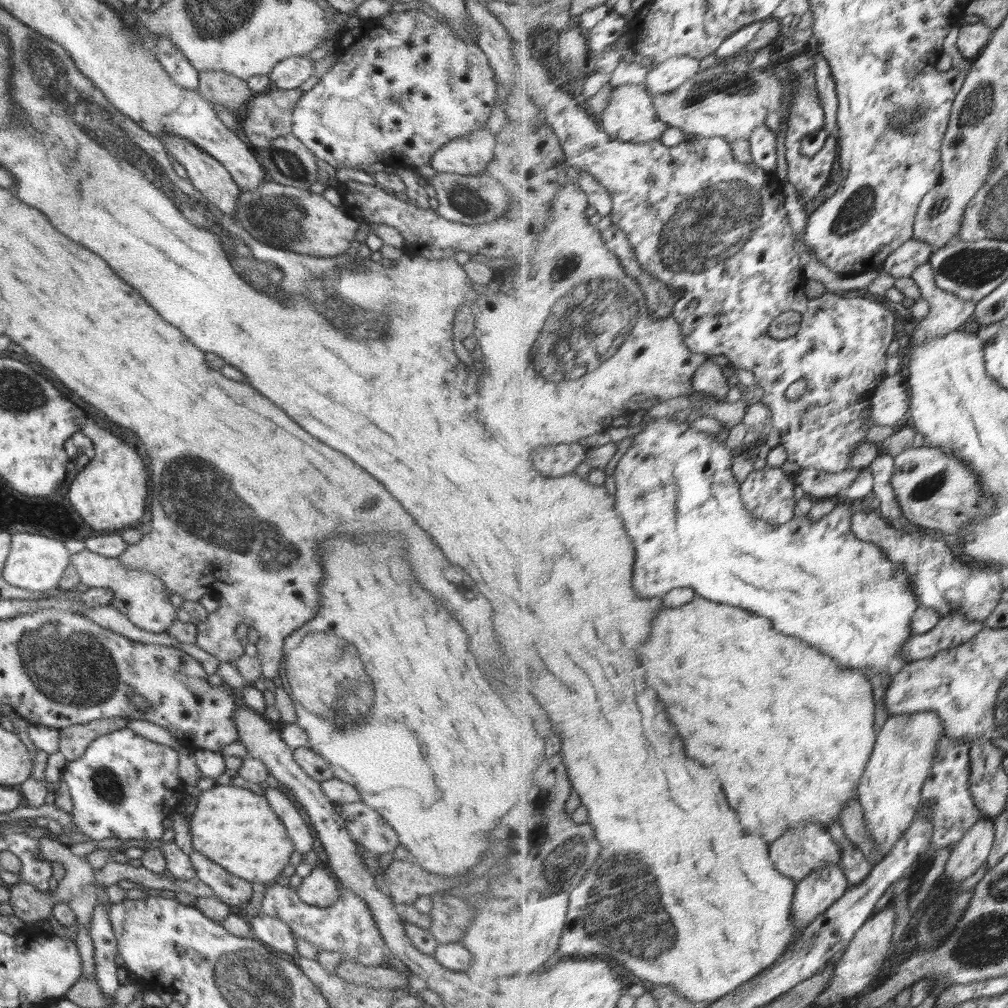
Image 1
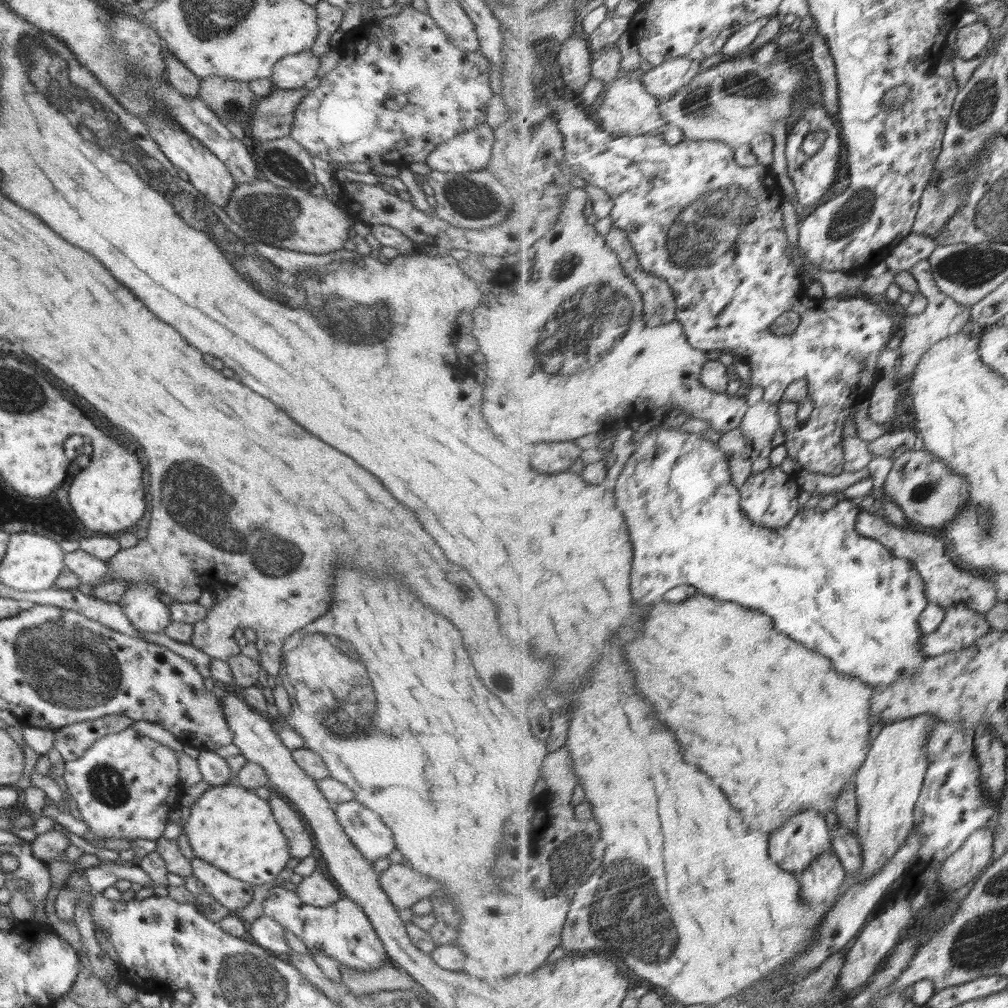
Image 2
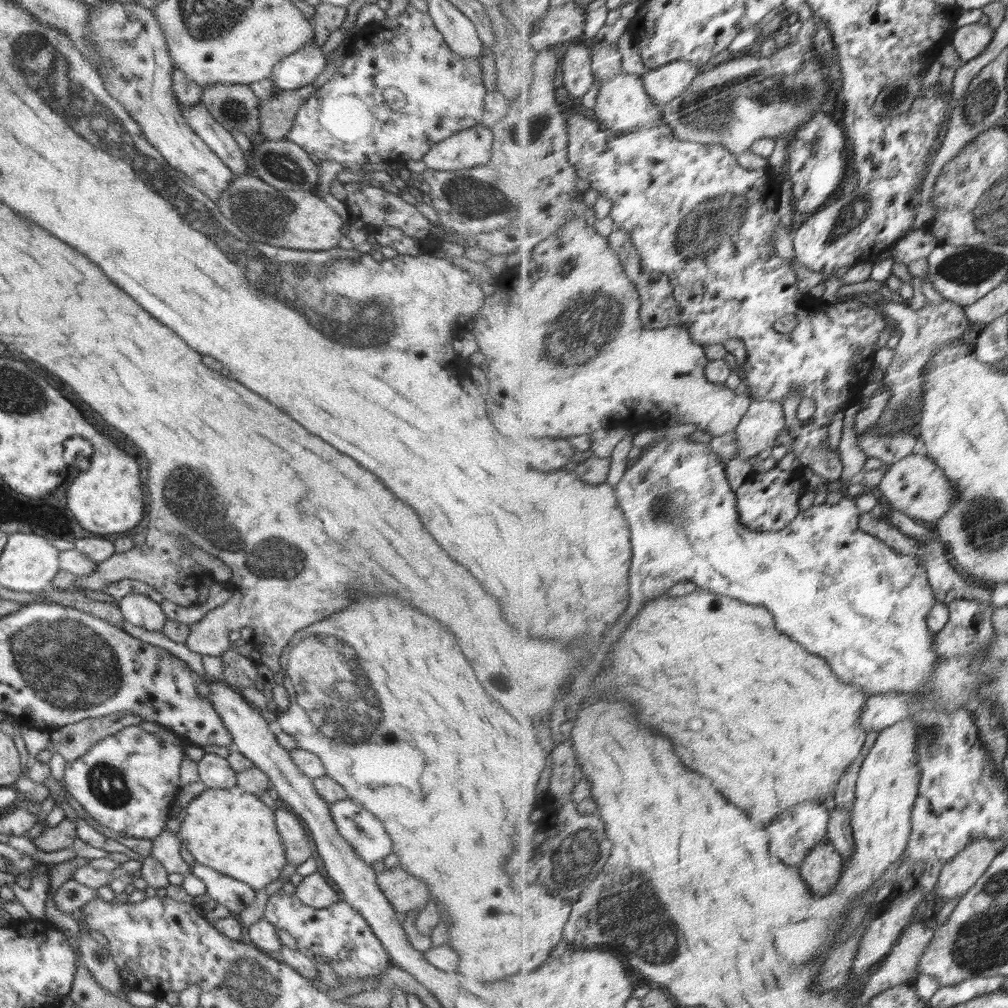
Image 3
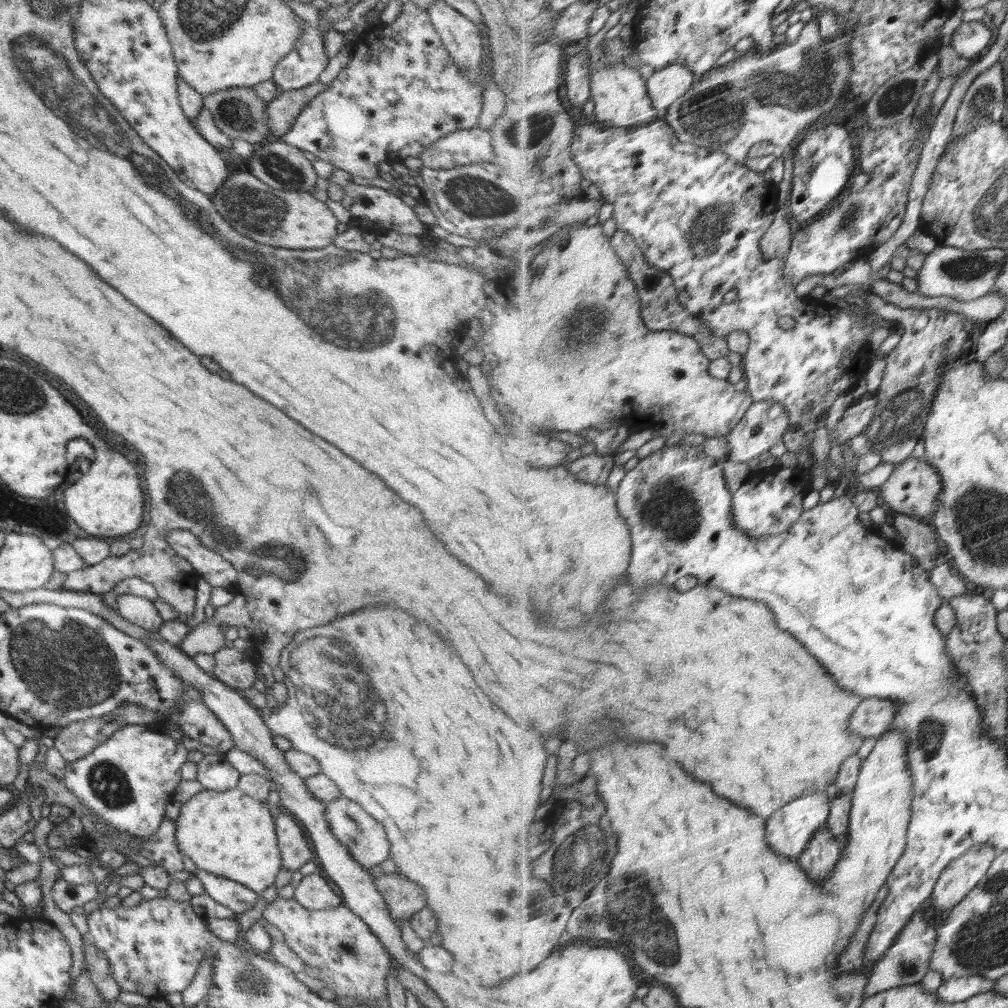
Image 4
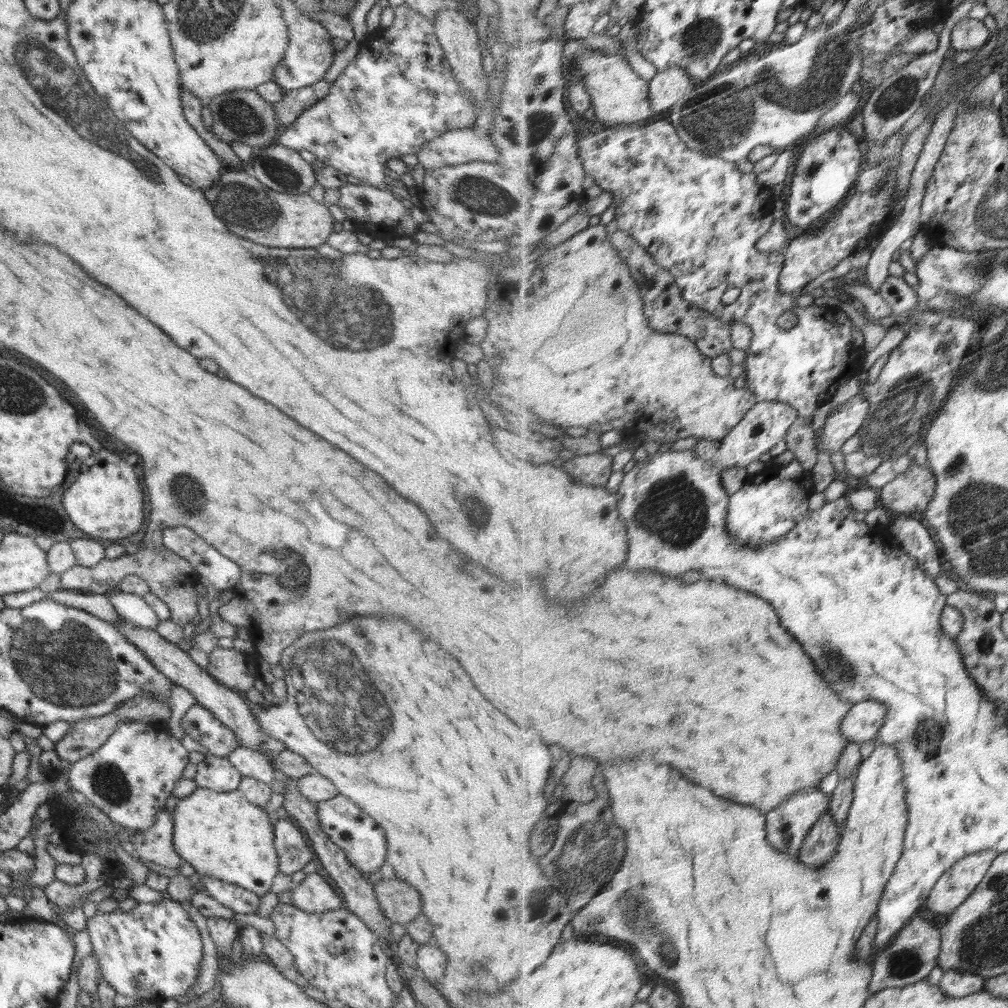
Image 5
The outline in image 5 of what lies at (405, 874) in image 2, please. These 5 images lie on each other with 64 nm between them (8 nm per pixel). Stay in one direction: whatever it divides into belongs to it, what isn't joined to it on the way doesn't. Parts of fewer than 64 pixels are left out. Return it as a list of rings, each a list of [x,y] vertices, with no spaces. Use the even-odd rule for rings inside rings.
[[[398,878],[378,879],[378,882],[372,885],[388,923],[397,922],[405,926],[421,913],[423,900],[414,887]]]

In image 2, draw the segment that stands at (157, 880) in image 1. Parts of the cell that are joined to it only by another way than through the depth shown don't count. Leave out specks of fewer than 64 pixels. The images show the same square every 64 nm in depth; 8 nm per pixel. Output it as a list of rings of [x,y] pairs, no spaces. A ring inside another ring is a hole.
[[[104,861],[94,868],[88,868],[80,872],[84,880],[91,886],[92,894],[101,894],[105,888],[115,886],[119,880],[128,880],[135,887],[144,884],[153,884],[148,878],[148,874],[139,868],[139,865],[116,865],[110,861]]]

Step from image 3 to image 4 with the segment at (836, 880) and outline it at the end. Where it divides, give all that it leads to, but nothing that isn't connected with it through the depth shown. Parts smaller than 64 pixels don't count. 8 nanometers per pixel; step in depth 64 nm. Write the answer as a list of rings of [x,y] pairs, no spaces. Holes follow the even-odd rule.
[[[827,824],[815,836],[815,840],[809,844],[807,852],[803,853],[799,861],[804,871],[808,871],[809,878],[816,882],[825,882],[831,878],[843,857],[842,844],[844,842],[836,838],[834,831]]]

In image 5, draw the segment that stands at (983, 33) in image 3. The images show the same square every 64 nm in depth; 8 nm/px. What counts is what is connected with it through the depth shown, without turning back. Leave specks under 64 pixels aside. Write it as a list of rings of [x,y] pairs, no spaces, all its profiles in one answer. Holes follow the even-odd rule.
[[[967,16],[953,29],[952,47],[960,52],[964,52],[964,50],[974,50],[974,52],[977,52],[988,44],[988,40],[992,36],[990,30],[983,20]]]

